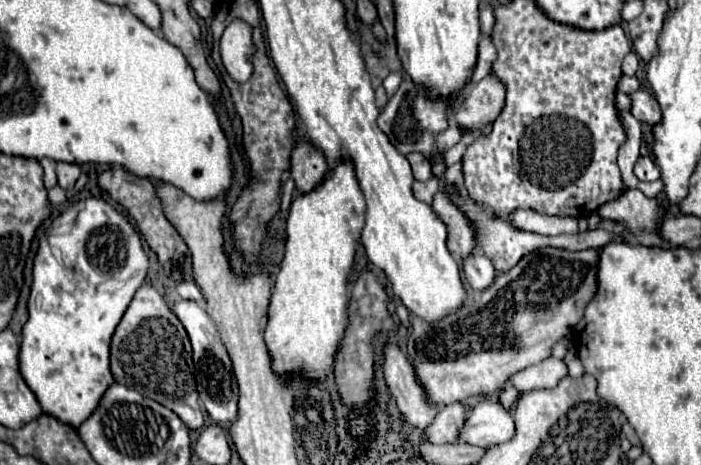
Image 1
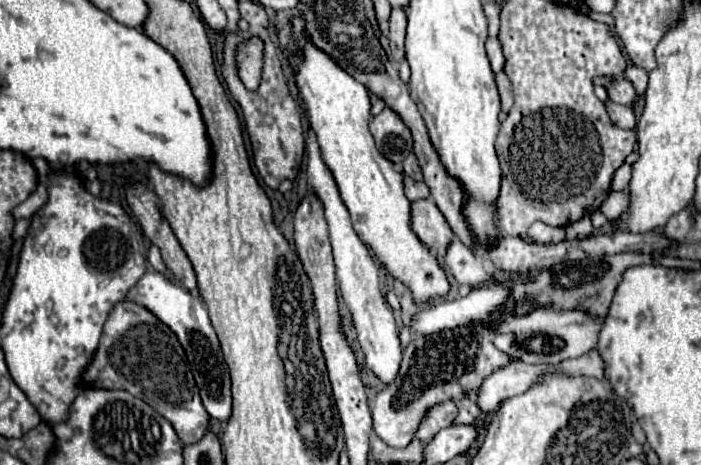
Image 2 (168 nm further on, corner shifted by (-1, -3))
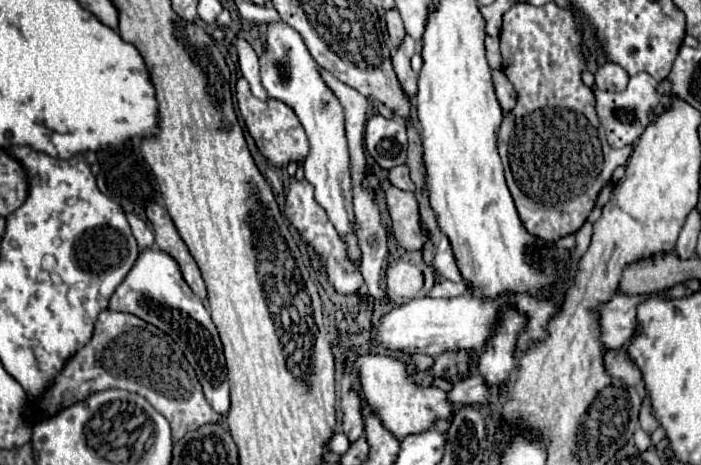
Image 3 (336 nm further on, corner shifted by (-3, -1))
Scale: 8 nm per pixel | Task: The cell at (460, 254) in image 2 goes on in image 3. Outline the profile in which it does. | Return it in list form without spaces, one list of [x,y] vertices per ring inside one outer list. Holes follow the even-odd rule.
[[[444,234],[440,236],[440,244],[436,248],[436,256],[434,256],[432,264],[434,264],[434,268],[438,270],[440,276],[444,276],[444,278],[448,278],[452,282],[462,282],[462,274],[458,270],[458,264],[456,264],[450,240]]]

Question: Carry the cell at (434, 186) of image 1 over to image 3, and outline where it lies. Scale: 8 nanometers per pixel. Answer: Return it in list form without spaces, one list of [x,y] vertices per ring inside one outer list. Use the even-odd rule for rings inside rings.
[[[404,164],[392,168],[392,170],[388,172],[388,180],[390,180],[392,186],[396,186],[396,188],[400,188],[400,190],[414,190],[414,188],[416,188],[414,182],[410,180],[410,176],[408,176],[408,168],[406,168]]]

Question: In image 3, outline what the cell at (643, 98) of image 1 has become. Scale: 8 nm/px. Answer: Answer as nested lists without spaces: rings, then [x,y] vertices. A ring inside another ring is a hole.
[[[606,62],[596,72],[596,88],[608,92],[622,92],[628,86],[628,72],[614,62]]]

